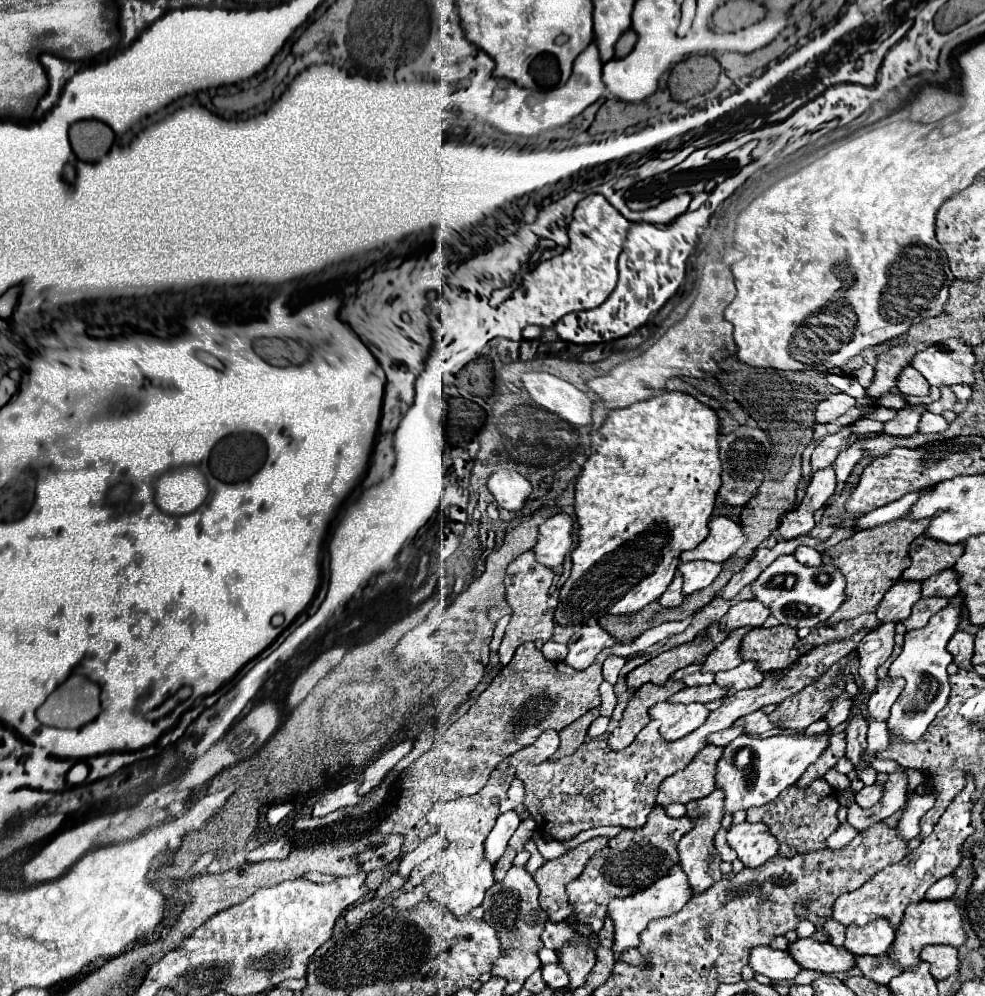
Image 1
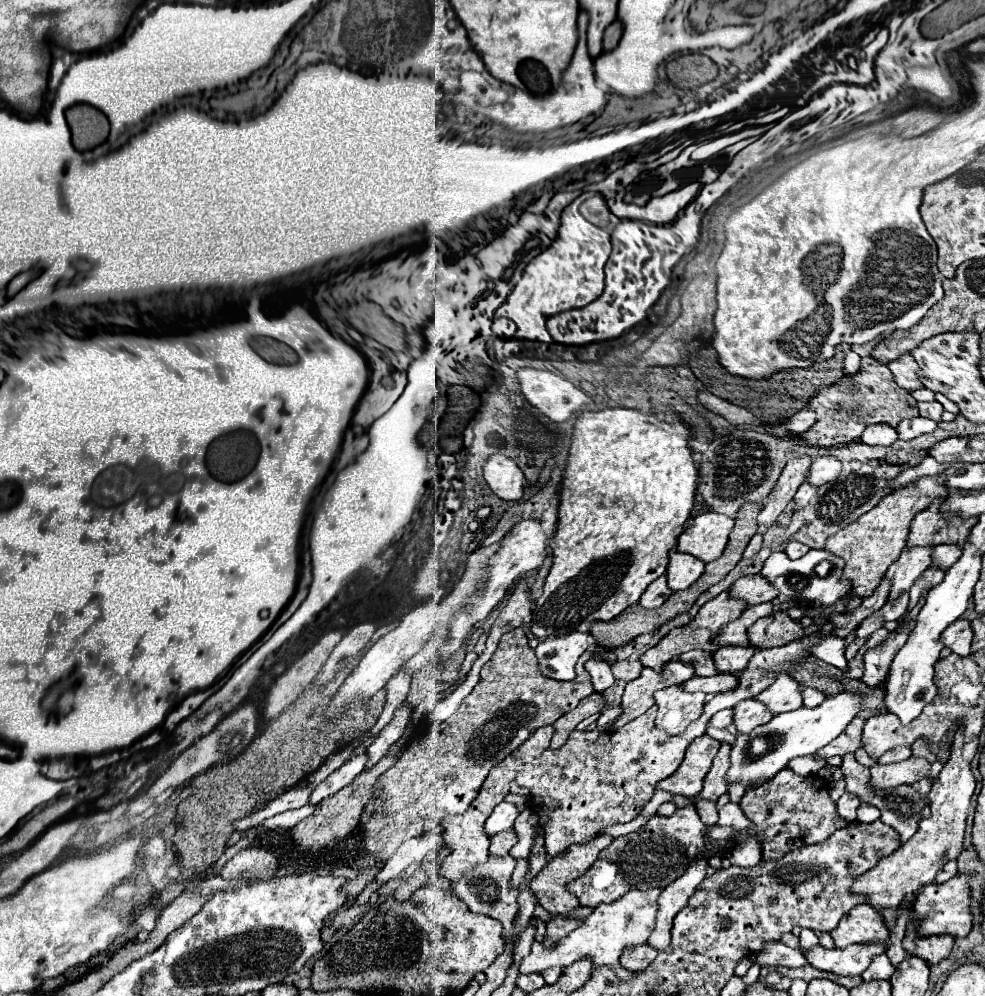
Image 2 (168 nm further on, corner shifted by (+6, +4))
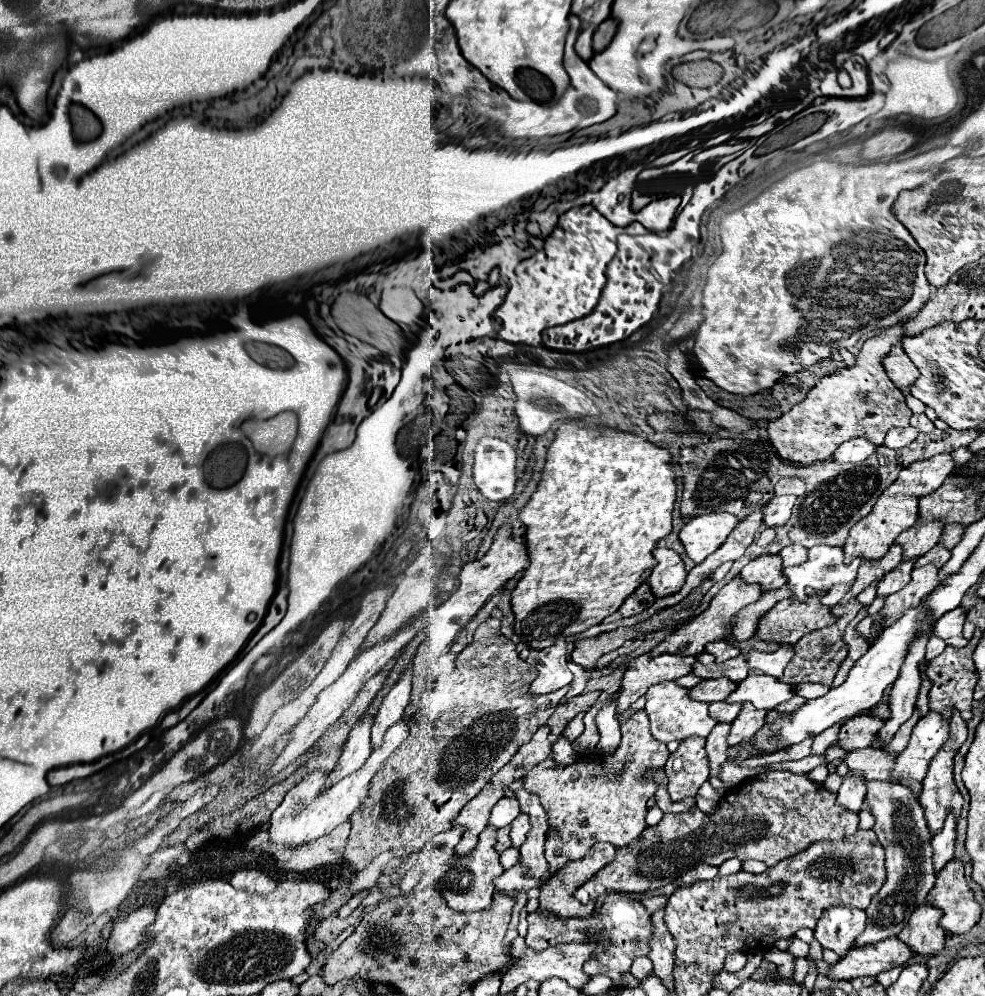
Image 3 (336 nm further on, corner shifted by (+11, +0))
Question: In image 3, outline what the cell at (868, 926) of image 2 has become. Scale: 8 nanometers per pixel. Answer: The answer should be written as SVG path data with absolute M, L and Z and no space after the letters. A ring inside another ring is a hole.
M841 904L831 906L827 912L819 918L819 924L815 928L815 938L823 948L833 950L839 956L845 956L859 932L865 928L865 910Z

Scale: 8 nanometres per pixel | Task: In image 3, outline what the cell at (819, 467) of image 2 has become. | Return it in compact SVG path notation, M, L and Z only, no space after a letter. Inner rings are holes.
M783 478L783 480L779 480L777 484L775 484L775 490L773 490L773 494L775 496L781 496L781 494L793 494L793 496L803 496L803 492L805 492L805 484L803 484L803 480L799 480L799 478Z

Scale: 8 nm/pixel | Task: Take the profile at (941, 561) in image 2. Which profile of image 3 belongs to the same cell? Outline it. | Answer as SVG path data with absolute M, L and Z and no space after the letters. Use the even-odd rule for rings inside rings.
M947 524L945 530L943 530L943 540L941 540L941 544L943 544L945 548L953 550L953 548L959 544L959 540L963 538L963 532L965 532L965 526L961 526L961 524Z

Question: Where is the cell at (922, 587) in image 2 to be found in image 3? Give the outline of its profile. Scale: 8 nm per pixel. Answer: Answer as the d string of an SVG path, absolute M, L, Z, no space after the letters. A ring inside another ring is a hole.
M937 544L937 546L933 546L927 554L923 554L923 556L915 562L915 566L921 566L921 564L927 564L927 562L933 562L937 568L941 568L949 558L951 558L951 552L949 552L945 546Z

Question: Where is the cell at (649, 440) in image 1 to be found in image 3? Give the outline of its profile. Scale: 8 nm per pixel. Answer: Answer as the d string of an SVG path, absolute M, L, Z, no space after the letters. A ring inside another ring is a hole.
M571 420L571 422L563 422L559 424L557 432L555 432L555 440L551 442L549 450L547 450L547 458L545 458L545 468L541 472L541 482L537 486L537 490L531 494L529 502L519 510L519 522L525 524L525 542L527 542L527 556L529 556L529 566L523 572L523 578L517 582L517 586L511 590L511 608L515 614L515 624L513 630L515 634L521 638L521 642L525 642L531 650L543 650L549 644L553 644L559 636L571 636L571 634L579 634L583 630L587 630L589 626L601 624L607 616L615 614L619 610L619 606L623 604L623 600L635 592L635 588L639 584L643 584L647 580L647 576L651 574L651 568L655 566L655 558L651 556L651 550L657 546L657 542L661 538L665 538L671 532L671 512L673 512L673 504L675 504L675 494L677 494L677 486L673 480L673 468L669 464L669 454L635 436L629 432L619 432L619 430L611 430L611 428L601 428L601 426L585 426L581 420Z

